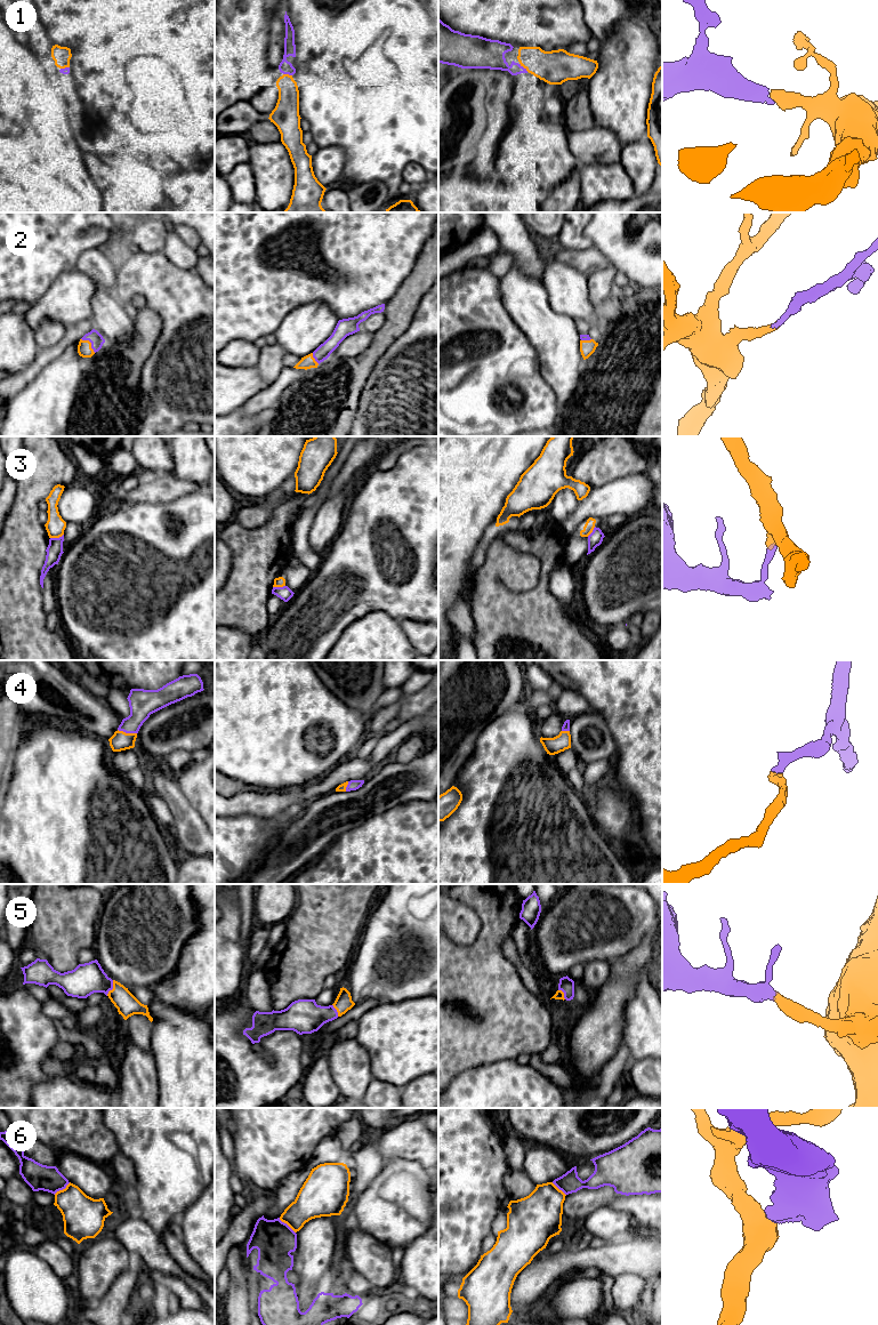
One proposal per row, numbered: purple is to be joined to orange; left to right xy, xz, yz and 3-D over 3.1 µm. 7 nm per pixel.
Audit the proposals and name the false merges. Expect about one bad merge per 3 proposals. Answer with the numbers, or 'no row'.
3, 6

